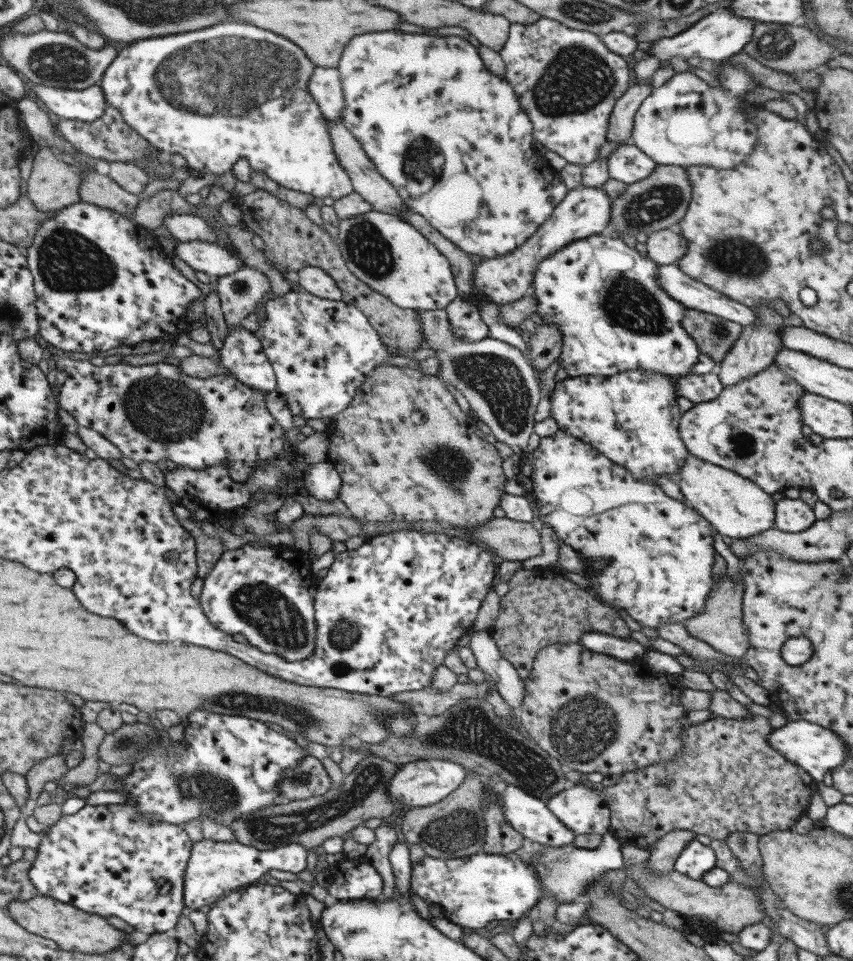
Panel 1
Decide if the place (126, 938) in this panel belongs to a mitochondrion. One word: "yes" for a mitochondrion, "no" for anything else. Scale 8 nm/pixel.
no

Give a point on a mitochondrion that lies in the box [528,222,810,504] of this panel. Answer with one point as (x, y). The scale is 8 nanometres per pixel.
(625, 302)

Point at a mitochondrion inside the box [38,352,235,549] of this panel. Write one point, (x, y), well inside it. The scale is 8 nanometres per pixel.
(167, 411)

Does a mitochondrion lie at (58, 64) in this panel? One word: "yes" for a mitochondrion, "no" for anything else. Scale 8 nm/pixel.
yes

